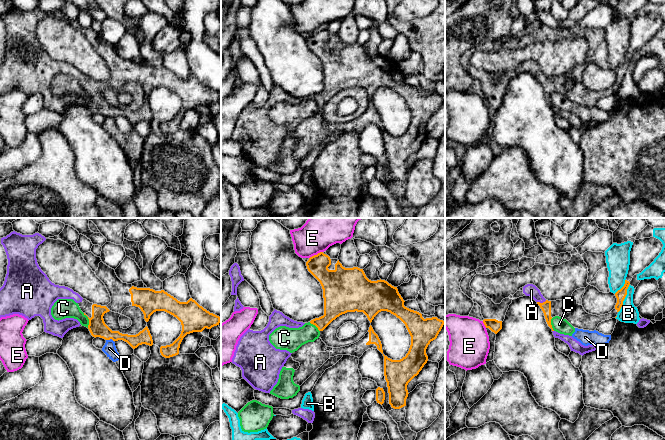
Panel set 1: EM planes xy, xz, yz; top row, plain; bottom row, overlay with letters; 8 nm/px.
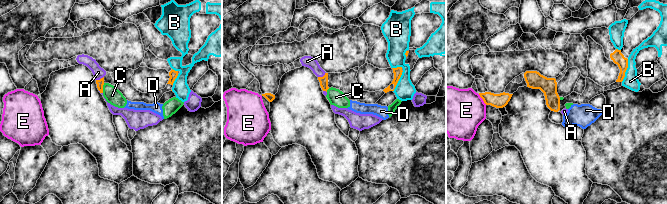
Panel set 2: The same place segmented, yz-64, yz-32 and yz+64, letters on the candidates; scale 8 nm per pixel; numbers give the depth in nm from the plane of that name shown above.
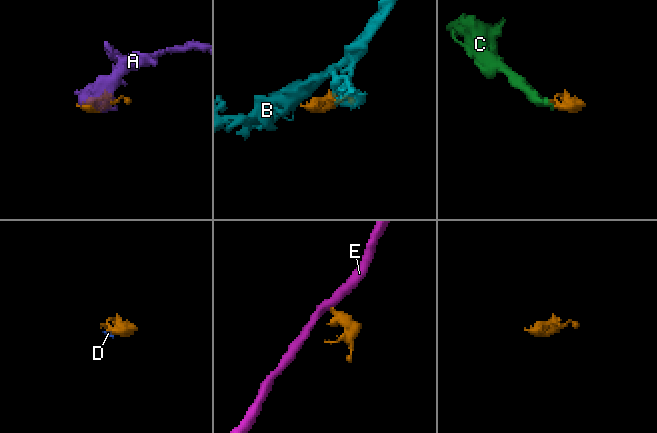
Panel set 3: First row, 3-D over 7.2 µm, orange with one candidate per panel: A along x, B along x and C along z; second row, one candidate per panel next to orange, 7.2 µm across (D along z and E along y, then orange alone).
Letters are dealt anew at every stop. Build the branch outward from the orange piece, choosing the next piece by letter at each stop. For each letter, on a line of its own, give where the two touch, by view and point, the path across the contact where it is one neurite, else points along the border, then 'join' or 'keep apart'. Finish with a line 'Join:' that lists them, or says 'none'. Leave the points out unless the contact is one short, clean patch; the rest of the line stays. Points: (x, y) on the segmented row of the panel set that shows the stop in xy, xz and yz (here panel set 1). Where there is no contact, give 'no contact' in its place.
A: yz (541, 303) | across yz (545, 306), (541, 303), (531, 290) | join
B: yz (624, 298) | keep apart
C: xy (89, 320) | keep apart
D: xy (110, 338) | along xy (106, 339), (113, 341) | keep apart
E: xz (315, 255) | along xz (322, 251), (309, 258) | keep apart
Join: A

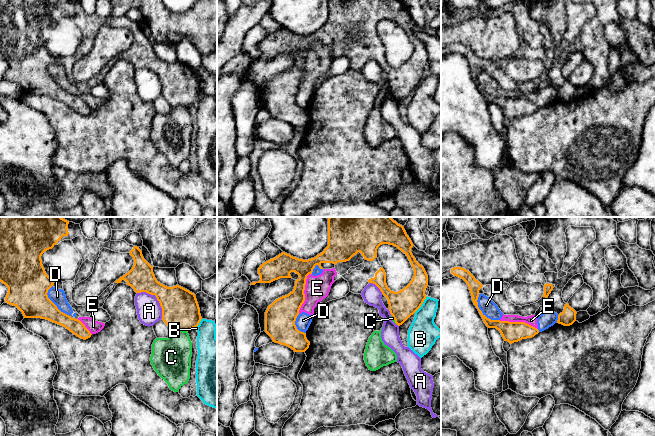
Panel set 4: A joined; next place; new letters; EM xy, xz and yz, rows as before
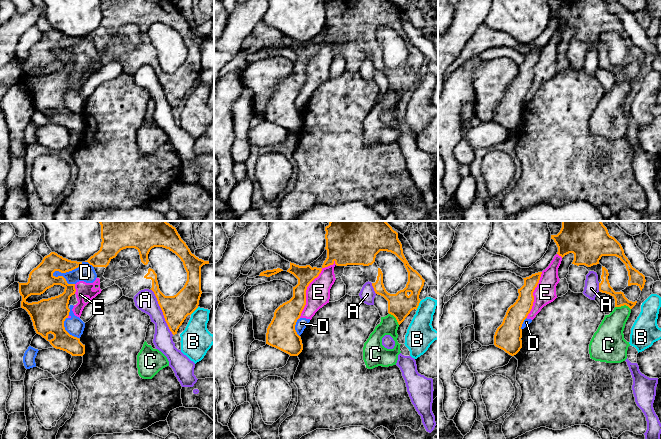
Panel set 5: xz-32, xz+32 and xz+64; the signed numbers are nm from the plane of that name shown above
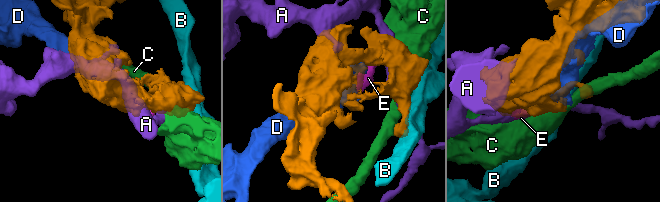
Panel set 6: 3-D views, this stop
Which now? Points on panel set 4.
A: xy (156, 297) | keep apart
B: xz (422, 303) | keep apart
C: xy (180, 329) | keep apart
D: yz (481, 312) | keep apart
E: xz (303, 293) | keep apart
Join: none

